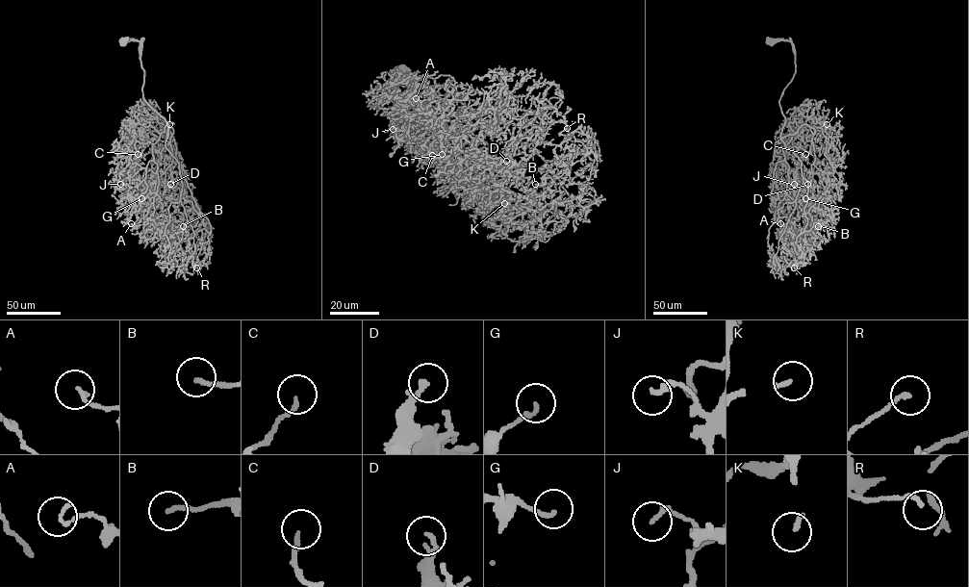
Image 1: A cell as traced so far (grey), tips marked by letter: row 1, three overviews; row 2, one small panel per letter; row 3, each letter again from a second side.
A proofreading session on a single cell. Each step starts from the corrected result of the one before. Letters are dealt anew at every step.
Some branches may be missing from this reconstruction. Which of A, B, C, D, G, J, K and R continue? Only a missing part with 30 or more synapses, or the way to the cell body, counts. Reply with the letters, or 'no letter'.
B, K

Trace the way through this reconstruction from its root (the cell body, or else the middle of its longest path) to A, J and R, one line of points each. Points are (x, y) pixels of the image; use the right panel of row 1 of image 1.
A: (770, 41), (790, 41), (795, 58), (779, 100), (780, 138), (797, 132), (782, 149), (780, 223)
J: (770, 41), (788, 40), (794, 49), (795, 73), (779, 100), (780, 138), (797, 132), (773, 175), (794, 184)
R: (770, 41), (790, 41), (795, 55), (779, 100), (780, 139), (807, 183), (794, 267)

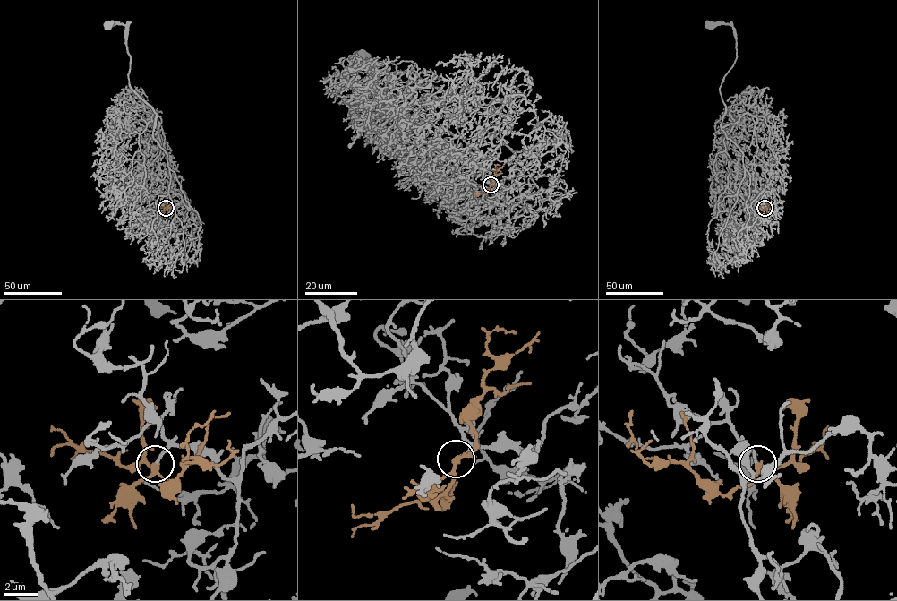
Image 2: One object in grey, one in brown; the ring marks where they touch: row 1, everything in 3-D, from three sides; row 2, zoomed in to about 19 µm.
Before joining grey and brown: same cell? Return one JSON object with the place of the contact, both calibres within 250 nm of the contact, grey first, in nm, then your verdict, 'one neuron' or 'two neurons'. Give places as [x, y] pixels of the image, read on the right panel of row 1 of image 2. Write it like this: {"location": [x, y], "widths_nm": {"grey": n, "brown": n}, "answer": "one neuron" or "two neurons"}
{"location": [764, 208], "widths_nm": {"grey": 160, "brown": 240}, "answer": "one neuron"}

